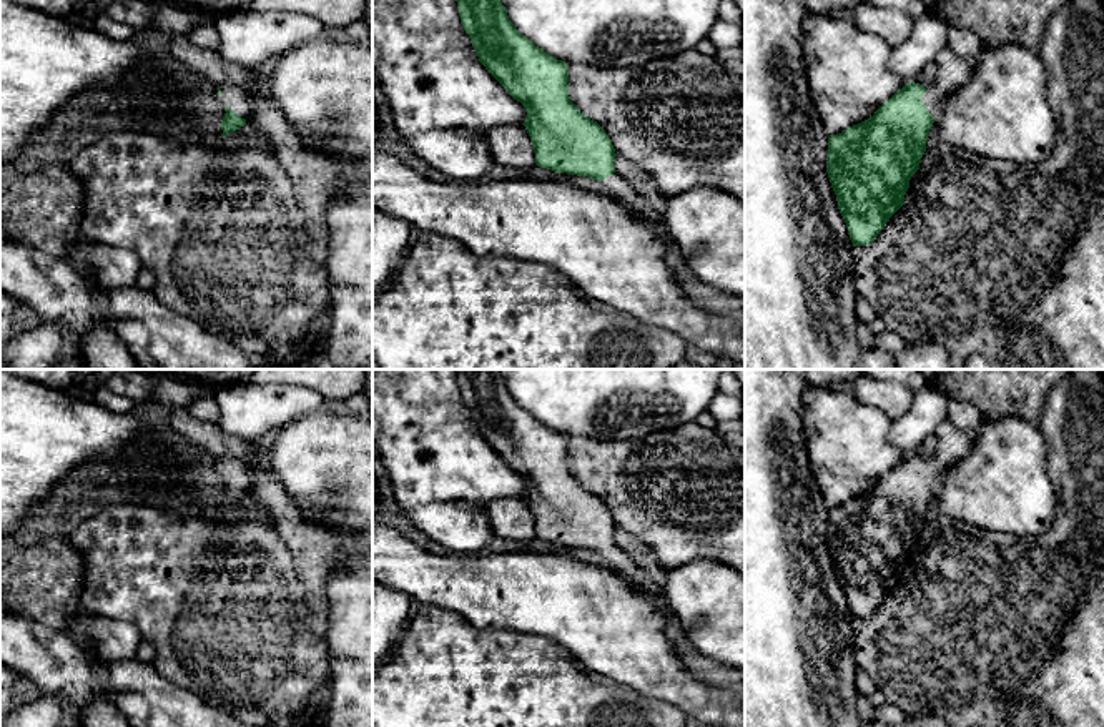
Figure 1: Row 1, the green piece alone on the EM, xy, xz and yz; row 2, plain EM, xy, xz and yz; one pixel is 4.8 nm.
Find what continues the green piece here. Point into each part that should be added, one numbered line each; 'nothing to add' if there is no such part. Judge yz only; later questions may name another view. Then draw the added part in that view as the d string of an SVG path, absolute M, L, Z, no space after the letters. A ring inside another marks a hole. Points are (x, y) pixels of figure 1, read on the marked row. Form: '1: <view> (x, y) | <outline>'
1: yz (955, 72) | M948 45L941 47L936 55L938 78L926 88L921 101L938 120L944 103L963 87L966 87L974 72L974 62L969 62L954 53Z

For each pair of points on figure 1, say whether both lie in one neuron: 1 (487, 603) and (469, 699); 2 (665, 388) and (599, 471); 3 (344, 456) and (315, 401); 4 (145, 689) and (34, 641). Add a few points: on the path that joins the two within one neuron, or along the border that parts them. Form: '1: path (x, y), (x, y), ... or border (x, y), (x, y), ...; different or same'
1: border (448, 609), (461, 614), (481, 631); different
2: border (662, 430), (639, 438), (586, 438); different
3: border (321, 410), (301, 415), (283, 425); different
4: path (117, 682), (82, 679), (62, 666); same

